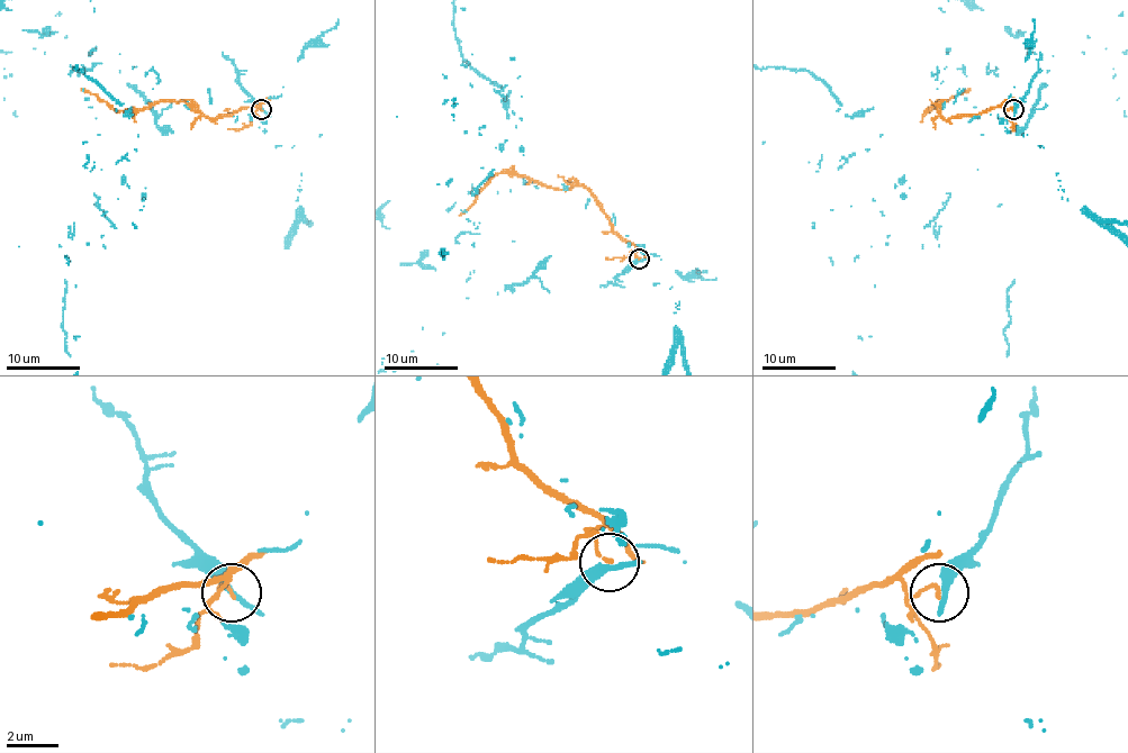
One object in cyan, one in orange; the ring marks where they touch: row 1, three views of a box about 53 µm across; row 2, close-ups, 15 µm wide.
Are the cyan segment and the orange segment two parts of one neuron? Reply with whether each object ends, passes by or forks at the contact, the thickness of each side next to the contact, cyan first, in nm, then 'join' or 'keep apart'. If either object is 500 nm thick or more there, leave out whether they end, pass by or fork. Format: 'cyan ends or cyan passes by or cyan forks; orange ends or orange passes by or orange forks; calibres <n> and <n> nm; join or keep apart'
cyan passes by; orange ends; calibres 280 and 110 nm; keep apart

